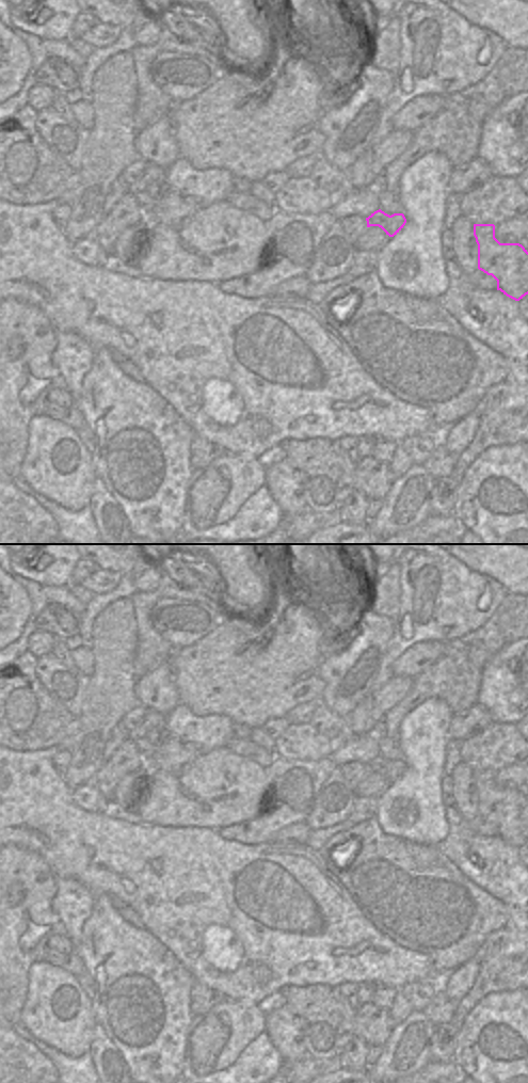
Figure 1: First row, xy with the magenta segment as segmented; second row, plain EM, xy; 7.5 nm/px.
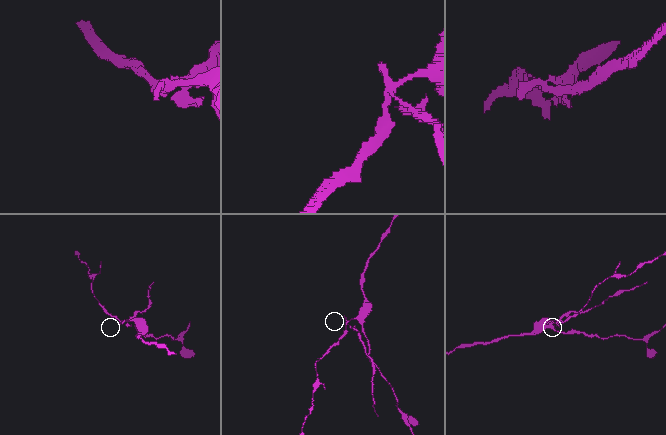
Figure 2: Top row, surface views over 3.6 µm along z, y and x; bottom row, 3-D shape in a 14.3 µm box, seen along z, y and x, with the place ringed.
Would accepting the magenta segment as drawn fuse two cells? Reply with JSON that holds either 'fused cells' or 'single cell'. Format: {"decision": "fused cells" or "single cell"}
{"decision": "fused cells"}

